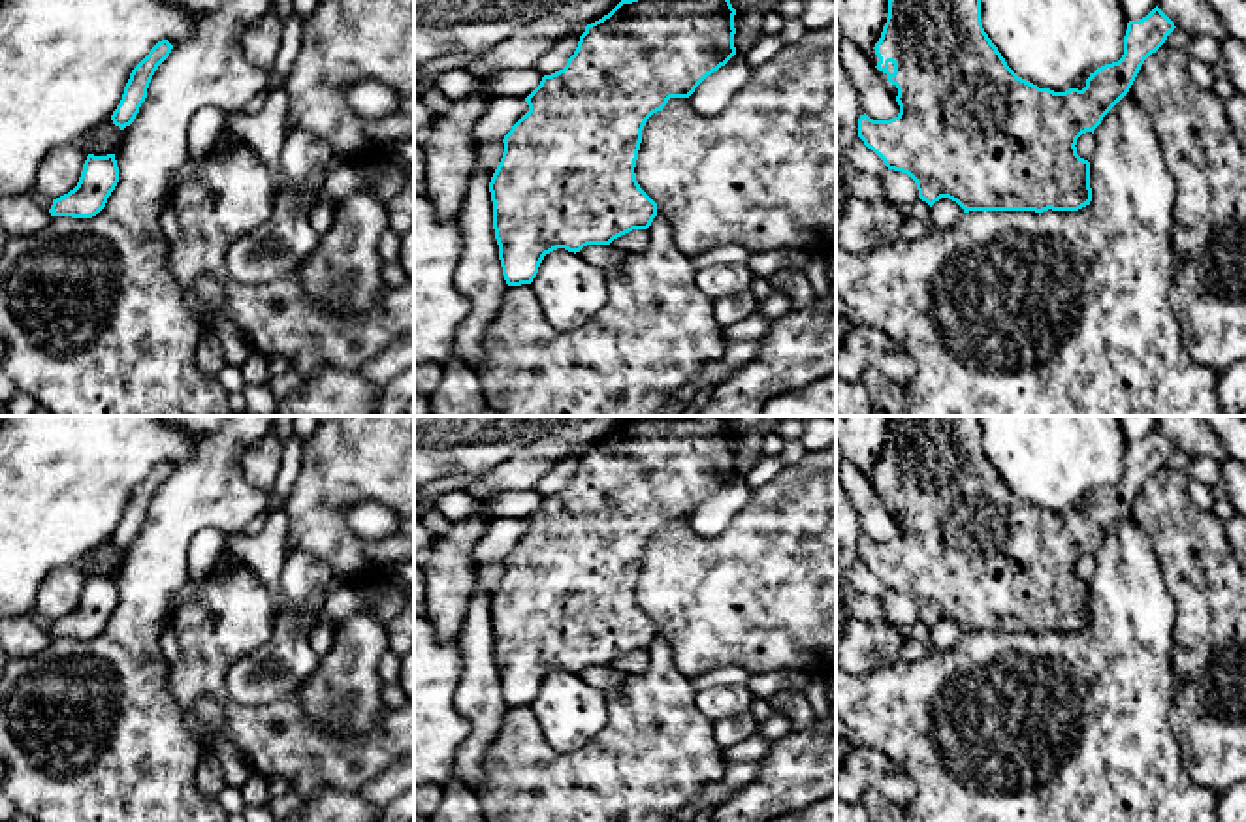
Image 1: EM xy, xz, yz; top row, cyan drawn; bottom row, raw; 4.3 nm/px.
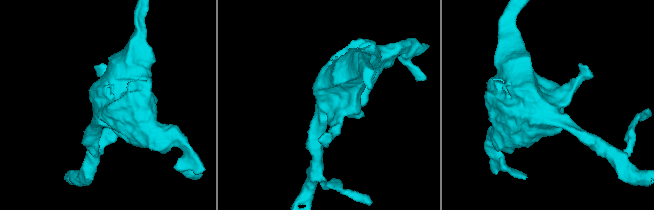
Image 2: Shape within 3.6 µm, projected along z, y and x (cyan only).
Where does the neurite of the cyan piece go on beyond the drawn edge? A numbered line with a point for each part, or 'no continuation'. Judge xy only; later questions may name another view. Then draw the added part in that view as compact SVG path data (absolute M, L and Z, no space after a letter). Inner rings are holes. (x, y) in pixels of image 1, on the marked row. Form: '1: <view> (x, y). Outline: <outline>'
no continuation

